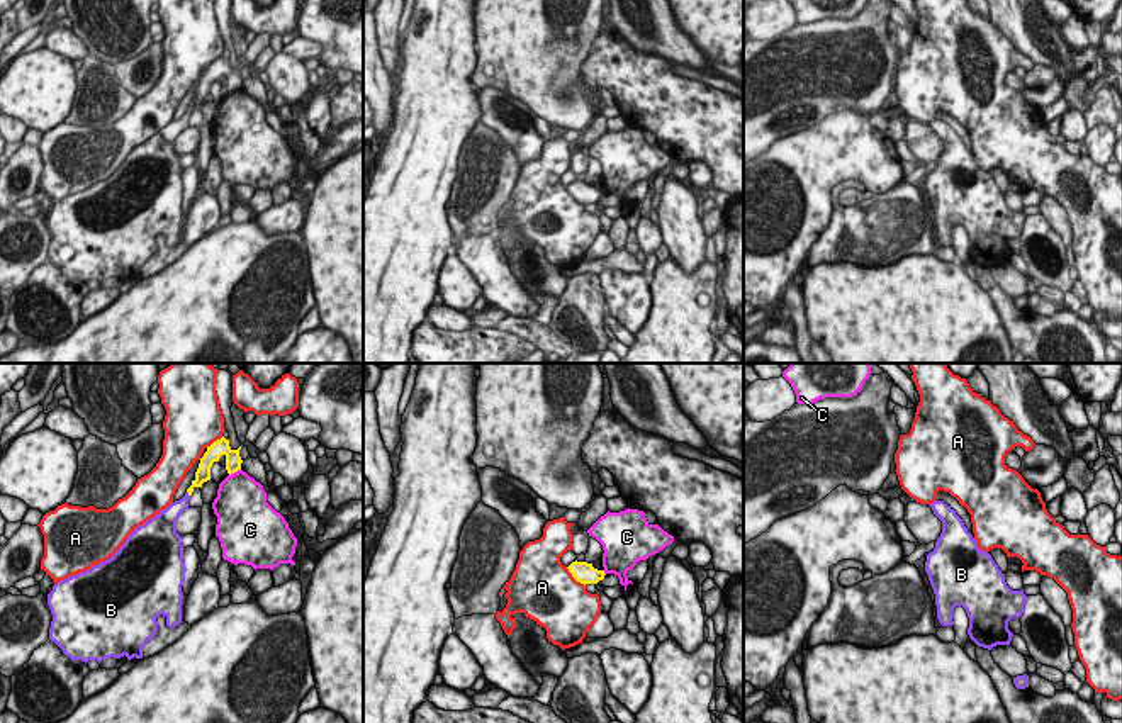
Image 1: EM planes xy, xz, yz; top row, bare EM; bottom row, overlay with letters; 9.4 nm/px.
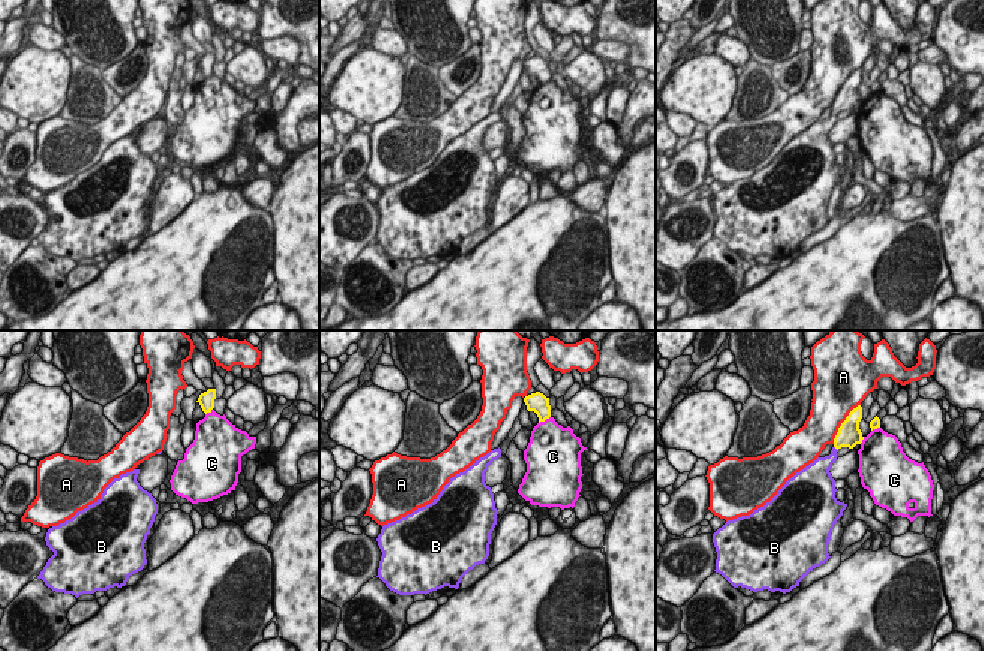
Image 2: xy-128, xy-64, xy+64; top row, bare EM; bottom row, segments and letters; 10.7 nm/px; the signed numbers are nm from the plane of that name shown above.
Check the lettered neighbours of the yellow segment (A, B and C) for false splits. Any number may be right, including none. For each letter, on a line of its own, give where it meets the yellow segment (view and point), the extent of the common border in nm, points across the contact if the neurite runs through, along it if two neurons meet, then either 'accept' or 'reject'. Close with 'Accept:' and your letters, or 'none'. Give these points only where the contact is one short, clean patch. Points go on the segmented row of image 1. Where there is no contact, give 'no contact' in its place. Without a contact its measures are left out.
A: xz (574, 577) | 260 nm | reject
B: xy (189, 494) | 70 nm | across xy (202, 474), (189, 494), (172, 513) | accept
C: xy (235, 470) | 130 nm | reject
Accept: B

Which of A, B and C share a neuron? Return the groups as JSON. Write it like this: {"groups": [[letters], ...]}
{"groups": [["A"], ["B"], ["C"]]}

